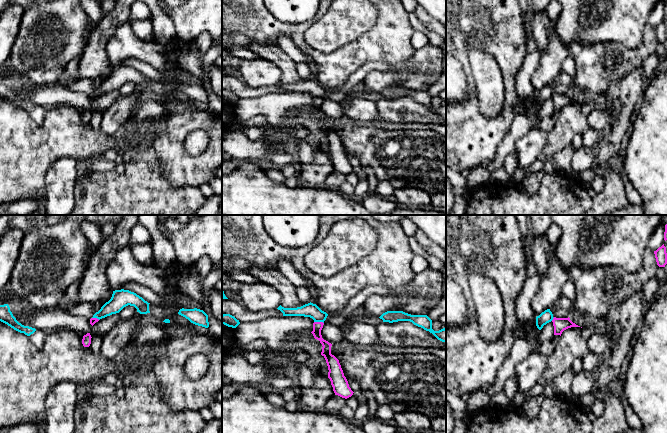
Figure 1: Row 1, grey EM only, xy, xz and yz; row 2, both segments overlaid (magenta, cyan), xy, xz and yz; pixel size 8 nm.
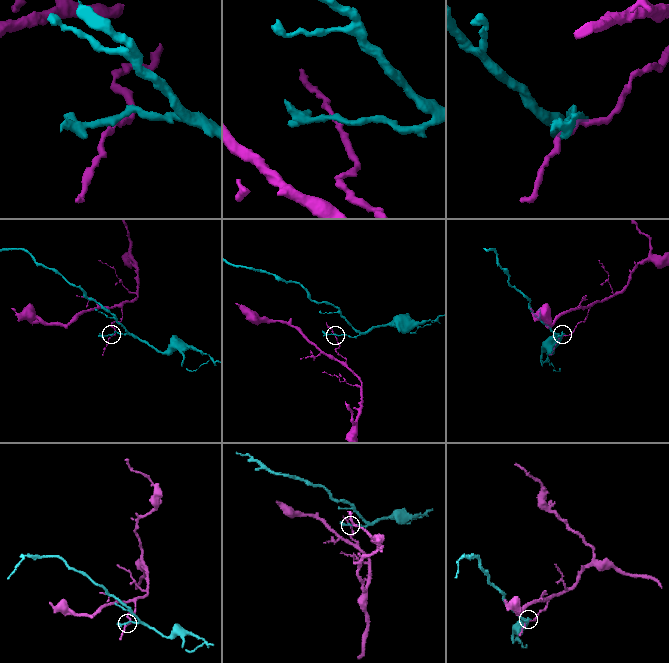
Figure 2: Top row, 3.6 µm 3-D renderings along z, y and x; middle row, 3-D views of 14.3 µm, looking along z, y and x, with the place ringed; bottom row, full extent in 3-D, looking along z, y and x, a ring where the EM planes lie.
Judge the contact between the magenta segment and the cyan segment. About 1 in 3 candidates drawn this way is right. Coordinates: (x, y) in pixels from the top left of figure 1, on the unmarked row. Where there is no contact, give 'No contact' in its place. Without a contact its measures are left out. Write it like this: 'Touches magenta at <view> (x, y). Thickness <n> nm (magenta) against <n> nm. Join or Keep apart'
Touches magenta at xz (319, 98). Thickness 80 nm (magenta) against 120 nm. Keep apart

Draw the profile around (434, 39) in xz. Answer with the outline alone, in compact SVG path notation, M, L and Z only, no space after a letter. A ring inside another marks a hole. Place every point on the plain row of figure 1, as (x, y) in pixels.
M414 12L409 13L408 17L414 31L424 33L428 38L429 44L437 47L442 47L444 45L446 39L424 26Z

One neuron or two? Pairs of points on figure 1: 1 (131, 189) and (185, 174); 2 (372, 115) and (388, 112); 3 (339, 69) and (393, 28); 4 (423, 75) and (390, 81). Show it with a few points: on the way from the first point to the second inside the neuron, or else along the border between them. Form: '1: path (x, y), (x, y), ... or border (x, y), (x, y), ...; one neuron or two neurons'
1: border (158, 157), (164, 176), (174, 185), (188, 187); two neurons
2: border (375, 103), (381, 120); two neurons
3: path (352, 56), (367, 47), (376, 45), (380, 41); one neuron
4: path (415, 75), (406, 75), (398, 78); one neuron

